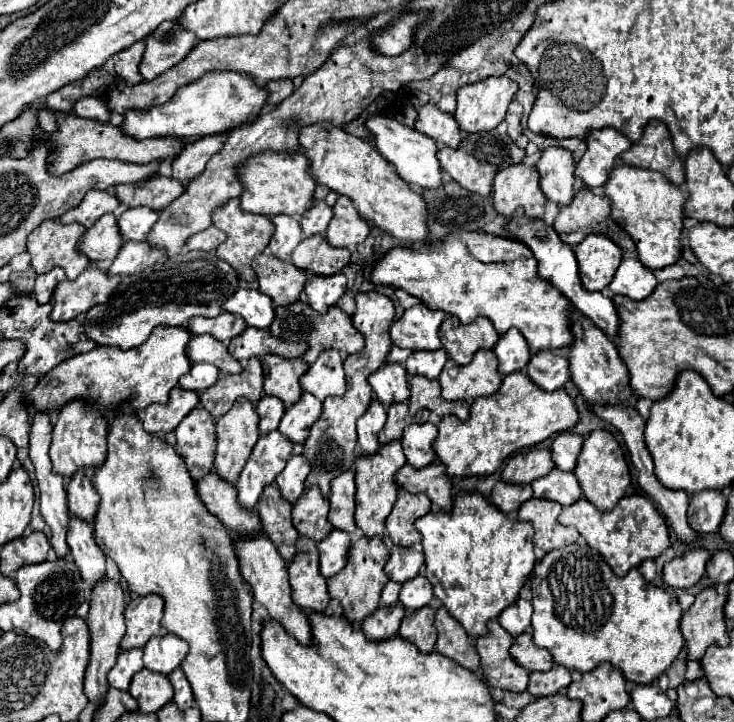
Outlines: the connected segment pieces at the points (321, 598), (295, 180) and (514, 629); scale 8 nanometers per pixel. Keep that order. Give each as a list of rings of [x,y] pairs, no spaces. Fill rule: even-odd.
[[[315,545],[289,563],[289,583],[293,589],[293,601],[301,609],[315,613],[325,611],[331,597],[327,591],[327,579],[319,573],[319,555]]]
[[[283,151],[283,153],[261,153],[245,161],[239,169],[239,177],[245,185],[245,193],[241,195],[241,207],[247,213],[261,215],[291,215],[301,219],[307,209],[311,209],[315,195],[315,179],[311,175],[311,165],[307,157],[299,151]]]
[[[519,599],[513,603],[507,611],[499,615],[499,623],[513,635],[521,635],[523,631],[531,629],[531,615],[533,615],[533,605],[527,599]]]

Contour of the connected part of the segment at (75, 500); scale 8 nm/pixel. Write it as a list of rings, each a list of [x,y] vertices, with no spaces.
[[[77,471],[75,475],[71,475],[67,479],[67,485],[65,485],[65,491],[67,491],[67,505],[69,505],[69,511],[81,519],[87,519],[89,523],[93,521],[93,515],[95,515],[95,505],[99,503],[99,497],[89,481],[89,477],[85,475],[85,471]]]

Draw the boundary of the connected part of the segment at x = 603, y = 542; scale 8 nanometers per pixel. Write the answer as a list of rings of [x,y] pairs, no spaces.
[[[625,495],[611,511],[603,513],[585,497],[581,497],[561,511],[559,523],[565,527],[575,527],[583,535],[583,539],[603,555],[607,565],[619,577],[627,575],[629,569],[639,567],[645,559],[659,557],[671,545],[663,517],[655,509],[655,505],[643,495]]]

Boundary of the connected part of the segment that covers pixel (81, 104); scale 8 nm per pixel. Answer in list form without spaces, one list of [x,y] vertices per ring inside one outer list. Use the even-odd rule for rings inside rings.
[[[97,97],[79,99],[73,105],[73,113],[77,117],[87,117],[87,119],[97,119],[97,121],[107,121],[109,119],[109,109]]]

